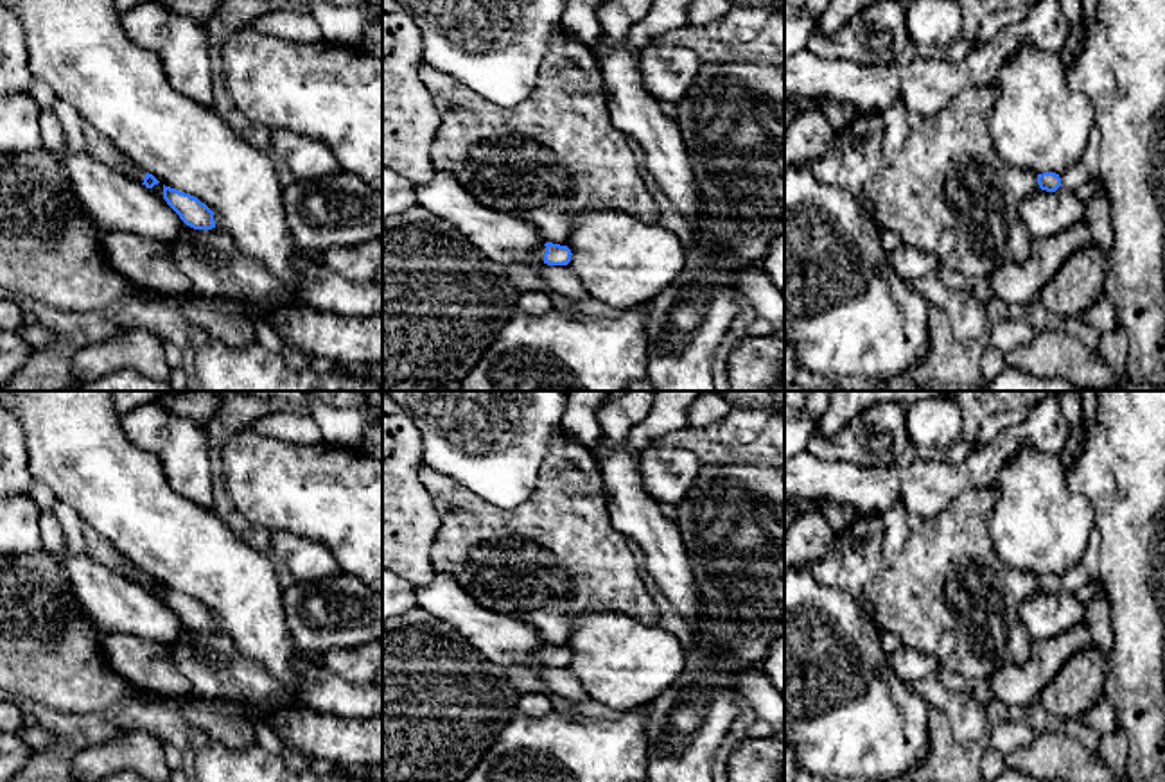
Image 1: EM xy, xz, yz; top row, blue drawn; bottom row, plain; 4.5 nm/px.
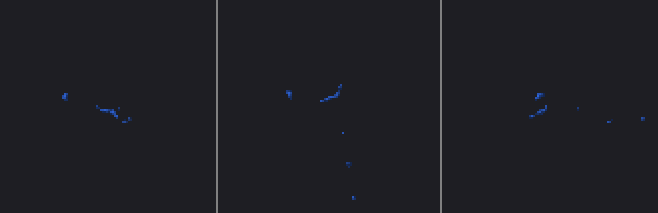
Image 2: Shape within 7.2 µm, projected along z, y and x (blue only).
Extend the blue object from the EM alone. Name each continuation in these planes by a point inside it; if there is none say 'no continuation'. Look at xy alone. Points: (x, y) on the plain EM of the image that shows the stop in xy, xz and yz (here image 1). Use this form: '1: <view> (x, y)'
1: xy (97, 547)

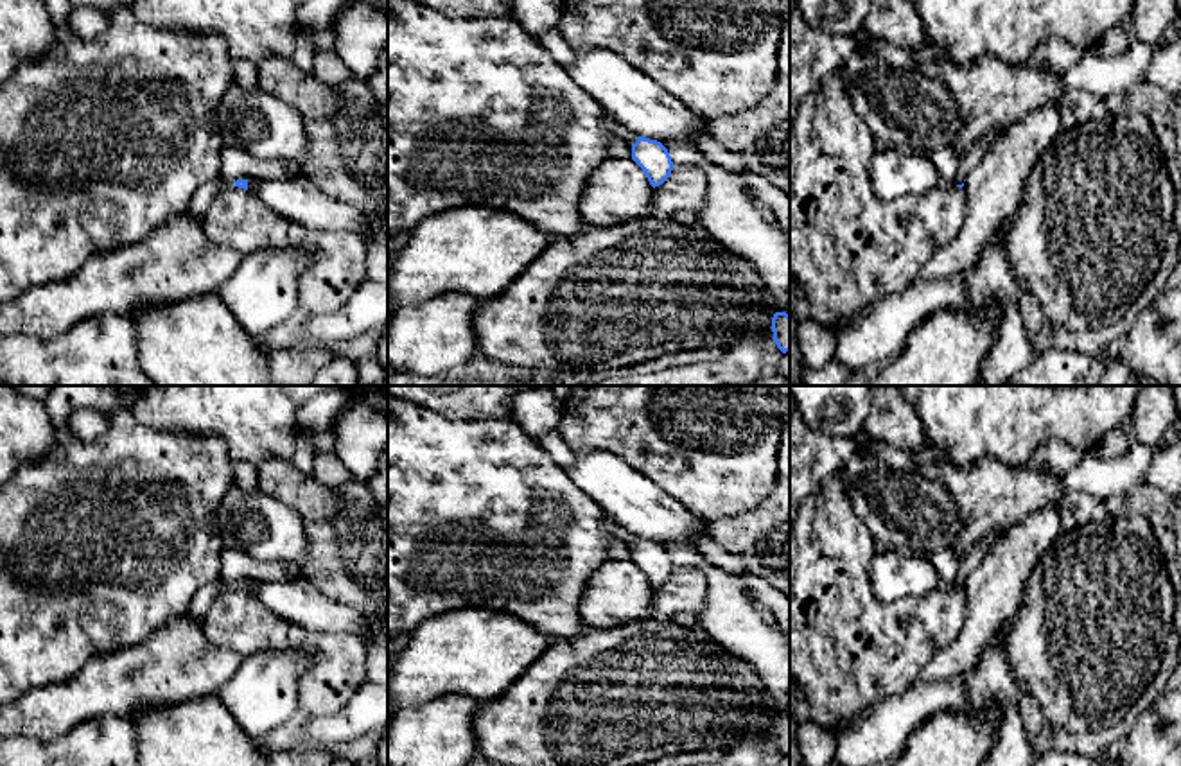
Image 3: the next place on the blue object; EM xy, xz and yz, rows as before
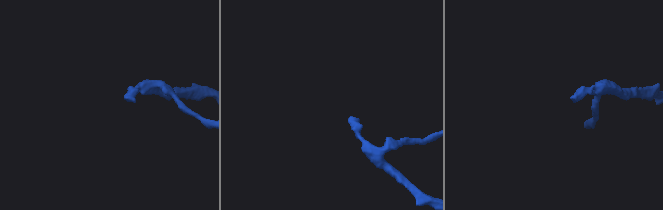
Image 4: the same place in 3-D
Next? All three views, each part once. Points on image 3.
no continuation

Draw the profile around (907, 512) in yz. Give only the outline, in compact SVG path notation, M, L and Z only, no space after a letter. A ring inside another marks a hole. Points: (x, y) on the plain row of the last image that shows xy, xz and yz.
M856 450L840 468L844 488L856 517L887 549L914 551L924 558L951 545L960 529L960 513L949 492L923 474L894 472L872 454Z

